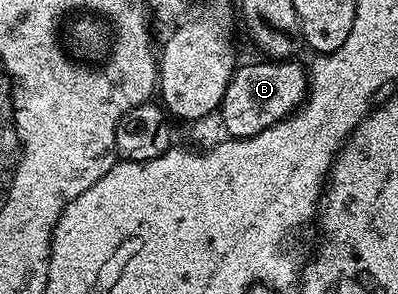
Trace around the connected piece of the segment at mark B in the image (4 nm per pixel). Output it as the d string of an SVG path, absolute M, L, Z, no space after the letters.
M297 59L261 61L263 64L246 64L235 67L234 77L224 90L220 117L226 127L225 135L230 138L255 136L268 126L276 126L286 116L290 116L305 100L308 91L308 72L297 63Z

